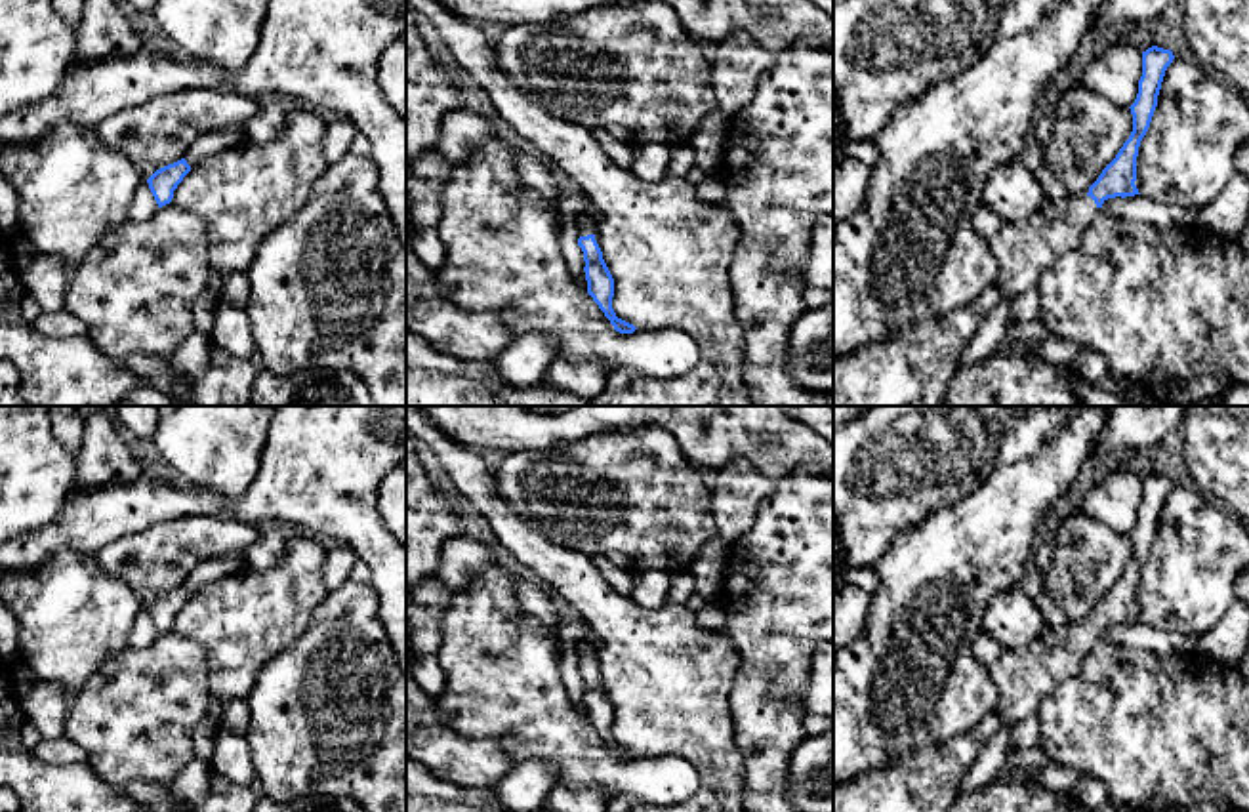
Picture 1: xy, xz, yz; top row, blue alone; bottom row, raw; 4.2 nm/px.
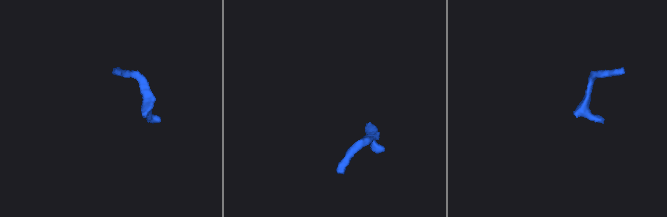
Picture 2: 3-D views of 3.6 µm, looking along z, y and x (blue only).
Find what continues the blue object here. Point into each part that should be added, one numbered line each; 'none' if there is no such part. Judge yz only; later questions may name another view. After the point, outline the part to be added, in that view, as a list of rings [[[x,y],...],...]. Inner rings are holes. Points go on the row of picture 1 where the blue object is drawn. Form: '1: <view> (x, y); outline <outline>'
1: yz (1023, 250); outline [[[1072,196],[1064,206],[1049,204],[1024,221],[1001,223],[990,248],[995,257],[993,288],[1013,301],[1037,286],[1041,273],[1075,250],[1096,204],[1091,196]]]

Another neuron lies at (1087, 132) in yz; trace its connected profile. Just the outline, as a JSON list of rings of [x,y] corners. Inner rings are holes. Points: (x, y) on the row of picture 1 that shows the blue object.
[[[1070,84],[1056,105],[1041,160],[1072,196],[1081,196],[1116,158],[1131,132],[1131,109],[1117,107],[1081,84]]]

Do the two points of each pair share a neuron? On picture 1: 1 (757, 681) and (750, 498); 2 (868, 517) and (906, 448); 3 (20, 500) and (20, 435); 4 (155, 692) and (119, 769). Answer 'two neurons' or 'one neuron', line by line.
1: two neurons
2: one neuron
3: one neuron
4: one neuron

